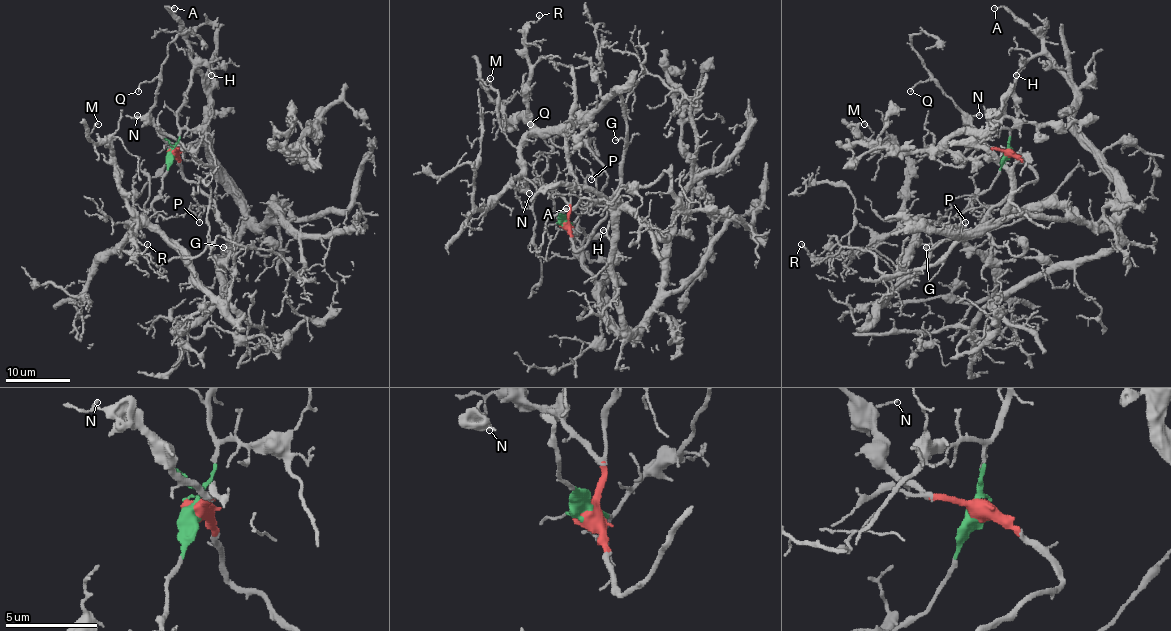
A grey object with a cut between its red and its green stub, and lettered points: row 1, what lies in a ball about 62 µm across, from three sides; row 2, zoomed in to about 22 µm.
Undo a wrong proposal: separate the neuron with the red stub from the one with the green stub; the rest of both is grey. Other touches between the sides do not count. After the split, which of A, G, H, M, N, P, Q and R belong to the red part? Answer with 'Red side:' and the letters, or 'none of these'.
Red side: G, M, N, P, Q, R

